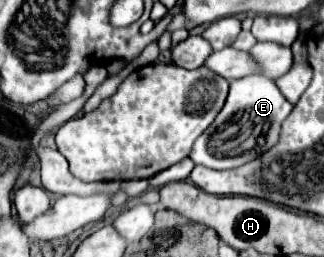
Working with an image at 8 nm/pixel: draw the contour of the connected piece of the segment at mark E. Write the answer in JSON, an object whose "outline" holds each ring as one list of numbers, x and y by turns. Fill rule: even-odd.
{"outline":[[253,74,253,76,239,78,239,80,231,80,229,84,231,84,229,96,227,96,223,110,217,114,215,122,197,138,197,142,191,150,191,160,195,164,203,164,213,170,239,168,241,164,247,164,249,160,255,160,257,156,265,154,267,148,273,148,277,144,281,124,293,110,293,106,285,100,285,96,279,92,275,82,265,76],[231,148,237,148,243,154,231,156],[251,148,255,148,255,150,251,150]]}

